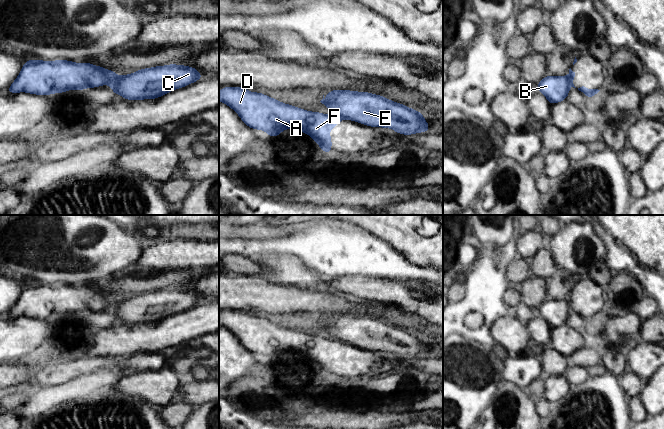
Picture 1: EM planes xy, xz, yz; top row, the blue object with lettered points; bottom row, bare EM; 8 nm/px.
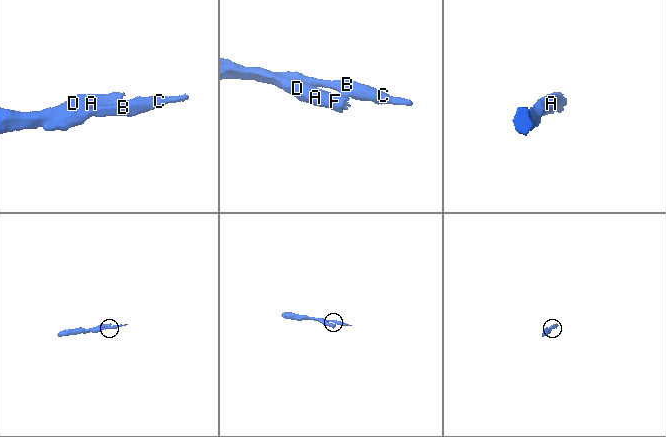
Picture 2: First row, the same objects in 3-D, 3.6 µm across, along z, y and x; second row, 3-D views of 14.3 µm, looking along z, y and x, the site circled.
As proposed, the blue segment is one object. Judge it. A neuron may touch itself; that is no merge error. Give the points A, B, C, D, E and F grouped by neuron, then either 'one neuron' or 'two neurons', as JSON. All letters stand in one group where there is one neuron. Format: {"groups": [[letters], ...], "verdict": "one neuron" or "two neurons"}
{"groups": [["A", "D", "F"], ["B", "C", "E"]], "verdict": "two neurons"}

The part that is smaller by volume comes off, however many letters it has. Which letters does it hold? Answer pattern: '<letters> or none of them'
B, C, E

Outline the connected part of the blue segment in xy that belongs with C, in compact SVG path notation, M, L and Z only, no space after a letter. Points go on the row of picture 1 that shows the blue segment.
M169 64L144 68L119 76L111 83L113 94L127 100L156 99L168 92L185 87L204 78L194 67Z

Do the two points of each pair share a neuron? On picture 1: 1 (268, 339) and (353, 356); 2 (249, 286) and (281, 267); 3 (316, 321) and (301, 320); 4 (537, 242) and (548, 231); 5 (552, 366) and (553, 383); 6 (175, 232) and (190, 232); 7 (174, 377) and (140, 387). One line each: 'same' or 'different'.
1: same
2: different
3: same
4: different
5: different
6: same
7: same

